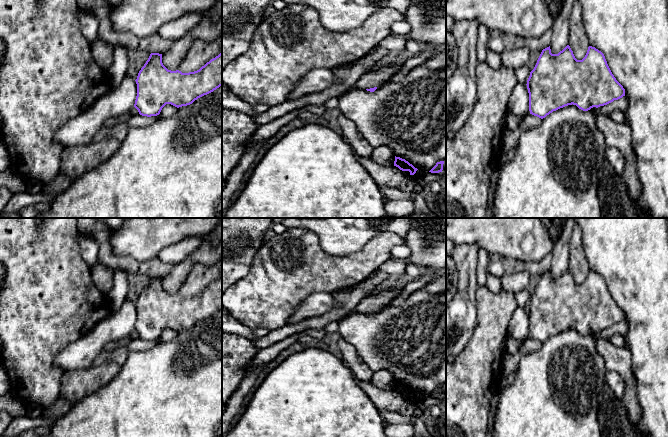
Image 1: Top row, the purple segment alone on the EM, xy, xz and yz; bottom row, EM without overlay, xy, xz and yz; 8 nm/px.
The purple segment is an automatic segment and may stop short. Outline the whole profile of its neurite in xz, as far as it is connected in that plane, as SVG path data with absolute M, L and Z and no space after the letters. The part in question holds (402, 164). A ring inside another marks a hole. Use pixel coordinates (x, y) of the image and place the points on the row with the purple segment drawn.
M395 156L394 166L398 167L402 171L409 171L410 175L414 175L418 170L412 164L410 164L405 159Z

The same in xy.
M222 52L199 70L189 73L168 70L162 63L162 54L151 53L135 81L137 96L134 107L142 116L157 116L166 104L177 108L187 106L222 86Z

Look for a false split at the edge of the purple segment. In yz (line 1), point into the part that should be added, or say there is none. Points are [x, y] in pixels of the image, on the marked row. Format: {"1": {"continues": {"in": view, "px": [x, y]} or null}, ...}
{"1": {"continues": null}}

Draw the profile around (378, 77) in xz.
M390 64L388 66L379 68L377 70L370 70L364 73L359 80L346 92L349 92L353 89L370 89L374 87L378 87L390 80L390 78L400 70L400 66L396 64Z

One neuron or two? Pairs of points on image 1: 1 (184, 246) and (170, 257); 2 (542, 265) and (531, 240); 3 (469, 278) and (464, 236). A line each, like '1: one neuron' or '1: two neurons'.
1: one neuron
2: two neurons
3: two neurons

